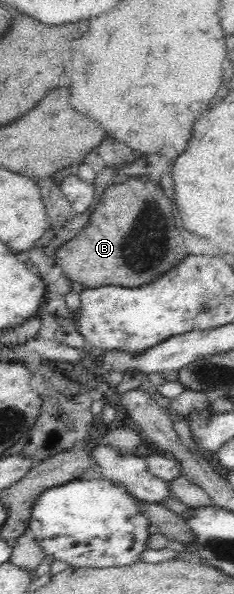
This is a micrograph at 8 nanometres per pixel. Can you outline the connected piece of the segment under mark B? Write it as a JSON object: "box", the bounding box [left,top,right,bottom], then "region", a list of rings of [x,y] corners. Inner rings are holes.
{"box":[54,176,186,288],"region":[[[148,176],[130,177],[130,180],[122,184],[107,187],[82,232],[74,239],[66,241],[55,252],[54,261],[62,268],[63,277],[90,288],[108,285],[139,287],[152,282],[154,278],[176,266],[179,260],[186,256],[186,246],[182,240],[184,237],[180,236],[180,230],[176,230],[174,226],[172,204],[162,190]],[[132,240],[138,240],[138,248],[132,246]]]}

